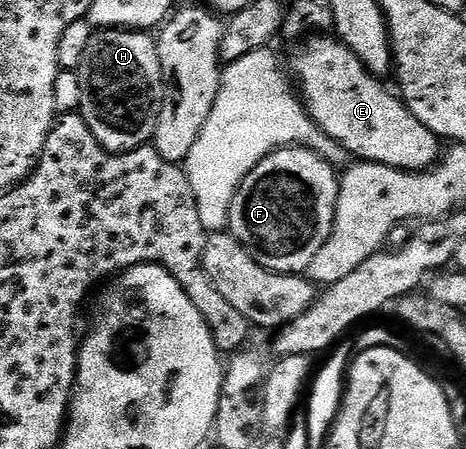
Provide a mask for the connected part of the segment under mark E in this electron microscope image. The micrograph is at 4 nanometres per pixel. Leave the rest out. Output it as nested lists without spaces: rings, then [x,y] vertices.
[[[311,36],[298,46],[289,74],[297,83],[307,115],[348,155],[412,172],[427,170],[439,161],[441,139],[409,112],[398,93],[386,90],[342,40],[335,36]]]

